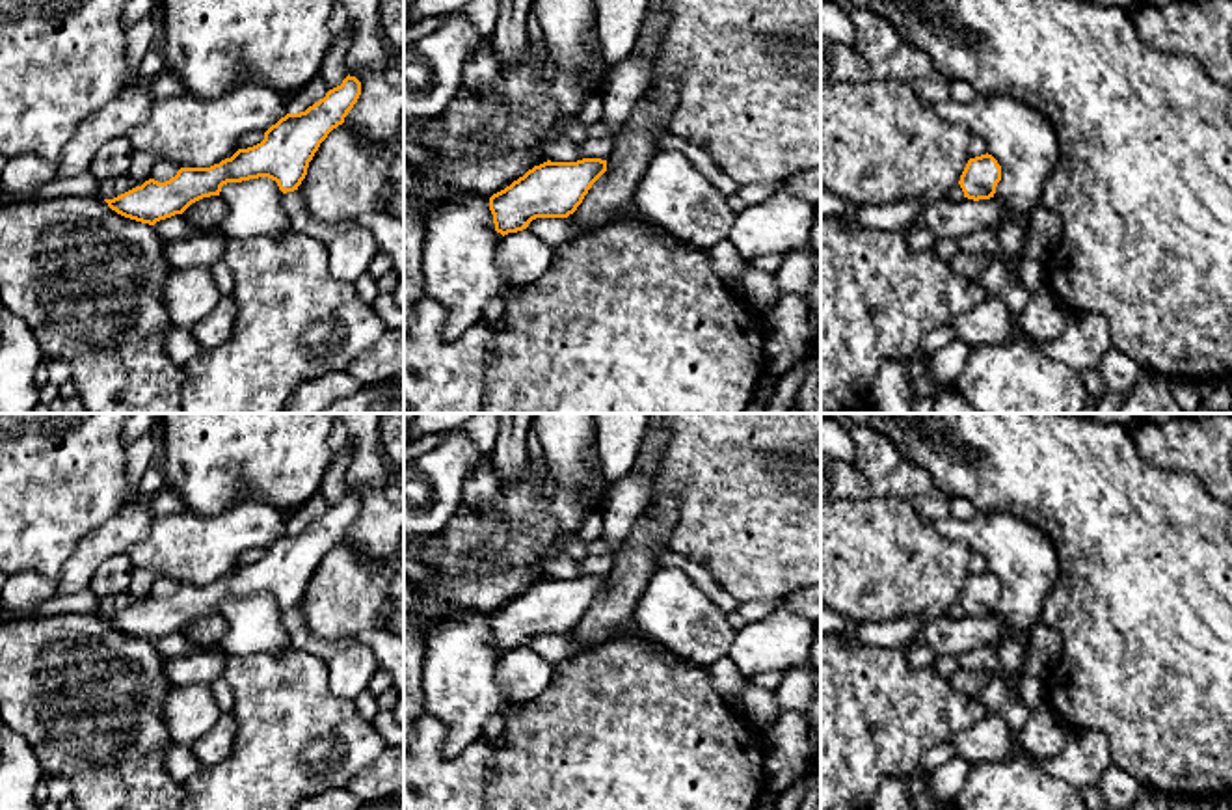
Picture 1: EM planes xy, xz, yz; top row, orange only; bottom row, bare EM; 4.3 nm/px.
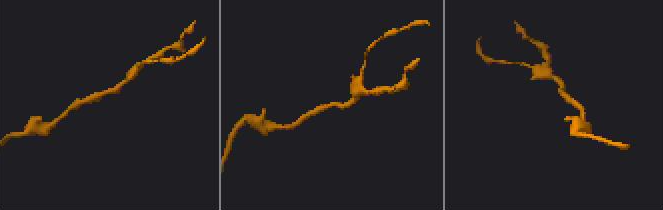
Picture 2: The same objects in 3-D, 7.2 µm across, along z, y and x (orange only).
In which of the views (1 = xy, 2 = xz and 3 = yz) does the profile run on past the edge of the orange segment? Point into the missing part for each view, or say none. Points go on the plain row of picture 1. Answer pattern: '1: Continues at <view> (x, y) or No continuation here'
1: No continuation here
2: No continuation here
3: No continuation here

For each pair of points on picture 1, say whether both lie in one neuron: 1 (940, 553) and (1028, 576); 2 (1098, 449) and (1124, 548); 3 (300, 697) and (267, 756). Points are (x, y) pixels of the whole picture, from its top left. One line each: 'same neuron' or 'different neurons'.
1: different neurons
2: same neuron
3: same neuron

